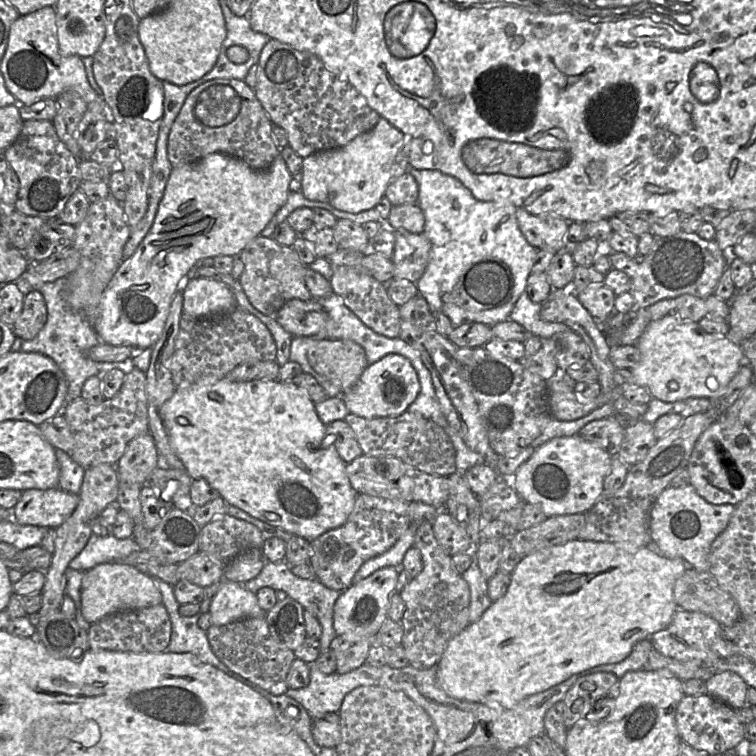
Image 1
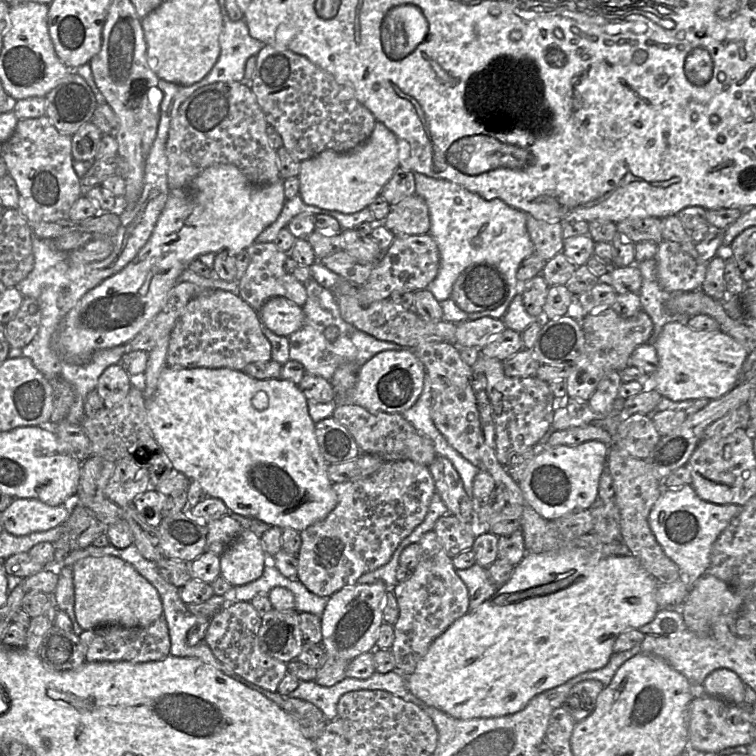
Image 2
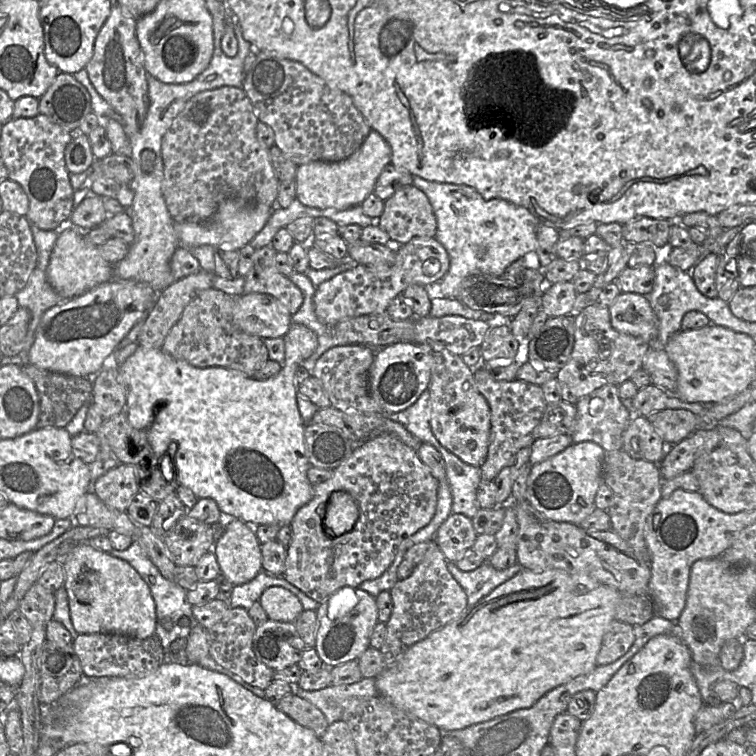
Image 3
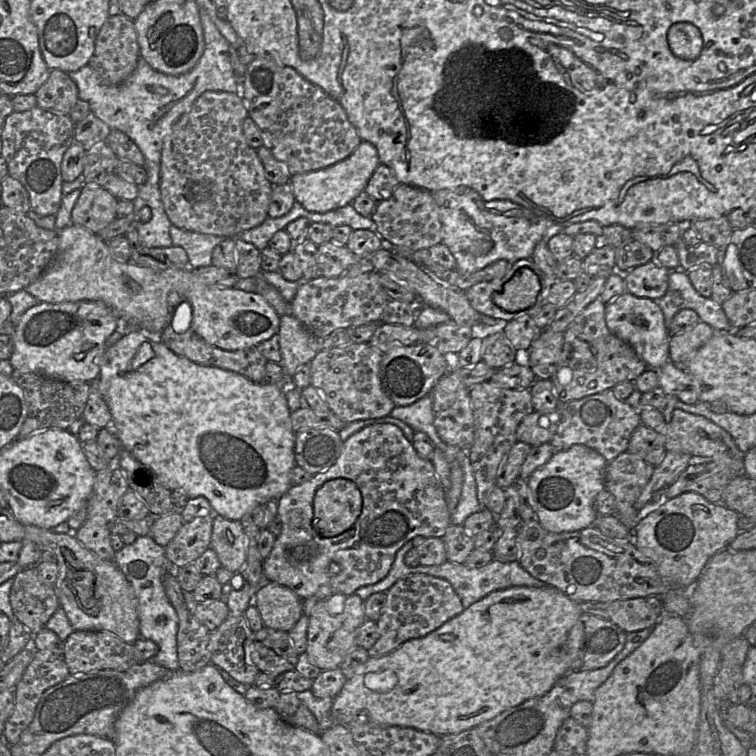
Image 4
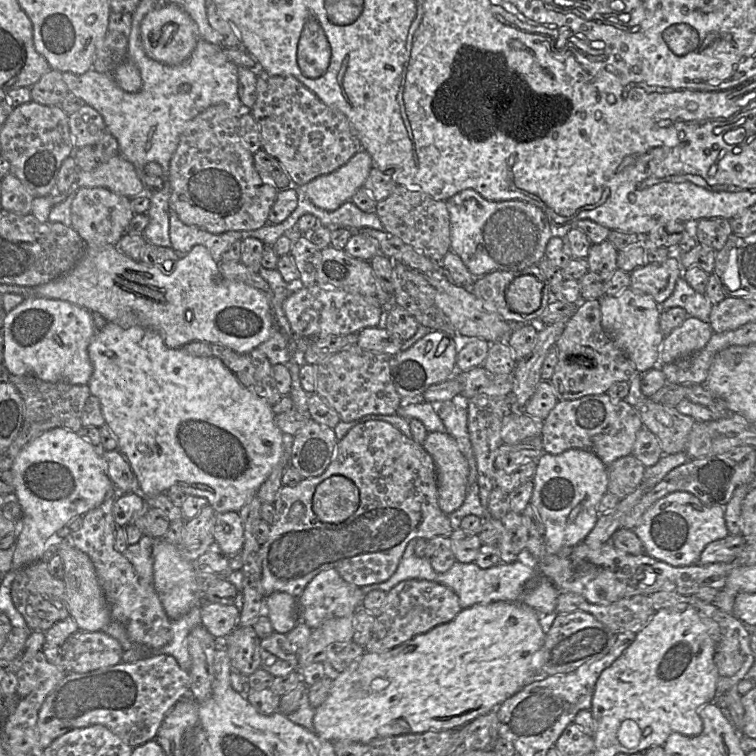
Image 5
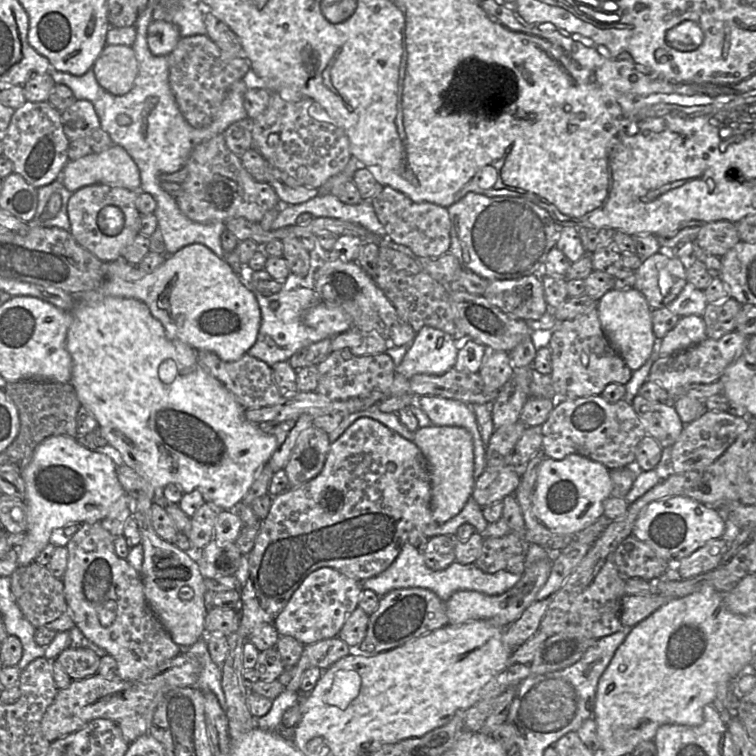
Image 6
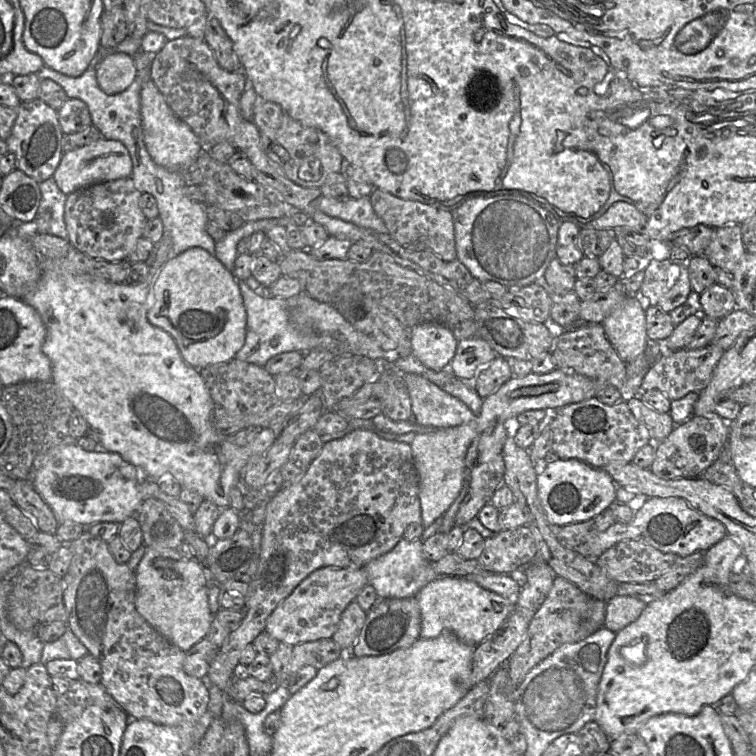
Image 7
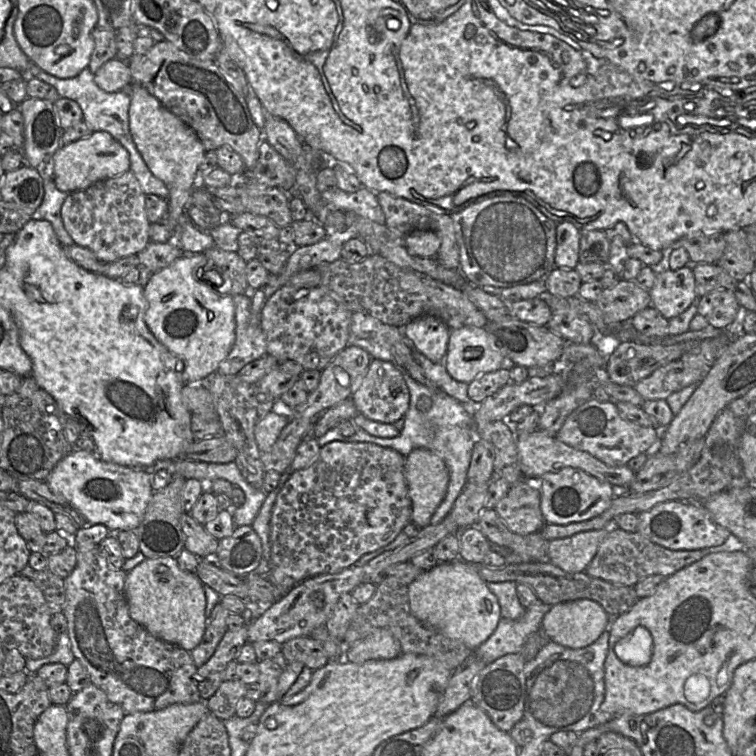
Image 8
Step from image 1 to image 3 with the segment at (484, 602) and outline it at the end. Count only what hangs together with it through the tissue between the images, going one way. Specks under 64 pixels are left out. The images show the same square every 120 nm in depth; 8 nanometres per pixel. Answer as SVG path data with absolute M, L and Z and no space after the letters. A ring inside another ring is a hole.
M484 561L473 571L462 571L453 562L447 563L447 569L465 591L467 607L473 607L497 586L519 573L522 567L516 563L507 569L498 570L488 561Z

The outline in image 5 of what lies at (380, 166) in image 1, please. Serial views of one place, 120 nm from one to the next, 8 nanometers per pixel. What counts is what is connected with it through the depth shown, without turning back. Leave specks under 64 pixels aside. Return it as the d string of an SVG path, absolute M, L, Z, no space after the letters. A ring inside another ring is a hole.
M361 149L335 171L318 176L304 186L297 188L300 189L302 197L309 199L315 206L323 210L333 211L343 203L350 201L355 192L363 187L373 166L374 163L370 154Z

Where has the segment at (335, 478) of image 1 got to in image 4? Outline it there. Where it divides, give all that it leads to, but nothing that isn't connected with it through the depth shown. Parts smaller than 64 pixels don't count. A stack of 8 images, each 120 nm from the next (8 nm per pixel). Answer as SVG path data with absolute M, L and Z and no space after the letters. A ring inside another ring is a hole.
M293 315L280 316L278 330L284 375L293 377L304 365L310 364L321 349L320 340ZM132 329L126 332L115 344L105 349L101 360L101 370L98 376L98 388L107 403L111 416L112 428L121 447L132 454L142 465L152 471L158 481L170 491L179 490L189 498L203 496L211 504L216 515L229 520L242 520L251 516L257 507L272 500L279 499L293 485L291 472L296 466L295 437L292 429L290 414L285 391L281 386L268 383L255 383L245 376L215 366L203 366L186 357L177 355L170 350L157 335L148 335L145 331Z

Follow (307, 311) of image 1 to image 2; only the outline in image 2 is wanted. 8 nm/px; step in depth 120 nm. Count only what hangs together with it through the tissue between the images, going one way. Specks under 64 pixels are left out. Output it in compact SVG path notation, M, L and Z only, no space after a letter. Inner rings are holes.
M273 297L266 301L258 316L263 326L285 337L300 329L304 321L302 307L284 297Z

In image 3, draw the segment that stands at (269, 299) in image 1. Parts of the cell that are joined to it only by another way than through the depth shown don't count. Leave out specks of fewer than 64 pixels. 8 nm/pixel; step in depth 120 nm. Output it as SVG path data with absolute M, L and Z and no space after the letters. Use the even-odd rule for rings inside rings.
M272 245L255 249L253 266L245 277L243 293L269 294L293 315L303 304L304 296L301 290L277 269L276 253Z

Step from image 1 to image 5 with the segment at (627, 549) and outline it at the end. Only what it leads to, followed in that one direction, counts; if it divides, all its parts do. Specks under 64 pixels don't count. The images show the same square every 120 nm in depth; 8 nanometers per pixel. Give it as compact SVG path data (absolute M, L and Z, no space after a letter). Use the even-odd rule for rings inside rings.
M496 601L461 609L453 620L389 651L365 652L345 671L334 675L328 697L315 710L313 732L331 742L352 741L368 745L381 737L461 728L496 710L524 686L543 679L534 672L532 657L542 647L545 634L545 619L522 602Z

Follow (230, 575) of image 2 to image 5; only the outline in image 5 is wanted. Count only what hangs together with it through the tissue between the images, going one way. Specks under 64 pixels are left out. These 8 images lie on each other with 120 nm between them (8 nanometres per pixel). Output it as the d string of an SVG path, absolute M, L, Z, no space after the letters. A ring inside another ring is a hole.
M238 512L216 514L214 539L229 557L241 552L245 538L244 525Z

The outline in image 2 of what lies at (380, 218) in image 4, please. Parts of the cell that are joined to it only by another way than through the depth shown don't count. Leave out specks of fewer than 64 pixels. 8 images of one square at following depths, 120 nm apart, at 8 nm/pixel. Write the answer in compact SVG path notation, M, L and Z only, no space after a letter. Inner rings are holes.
M414 193L396 204L382 222L395 235L426 234L430 230L430 214L423 197Z

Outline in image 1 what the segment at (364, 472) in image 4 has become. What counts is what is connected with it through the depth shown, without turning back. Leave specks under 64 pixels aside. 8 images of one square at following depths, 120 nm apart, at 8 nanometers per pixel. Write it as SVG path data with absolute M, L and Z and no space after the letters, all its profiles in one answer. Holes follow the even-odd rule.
M360 493L353 511L340 527L329 530L311 542L309 564L317 579L327 588L344 591L360 567L369 559L389 550L410 524L409 501L385 499Z

